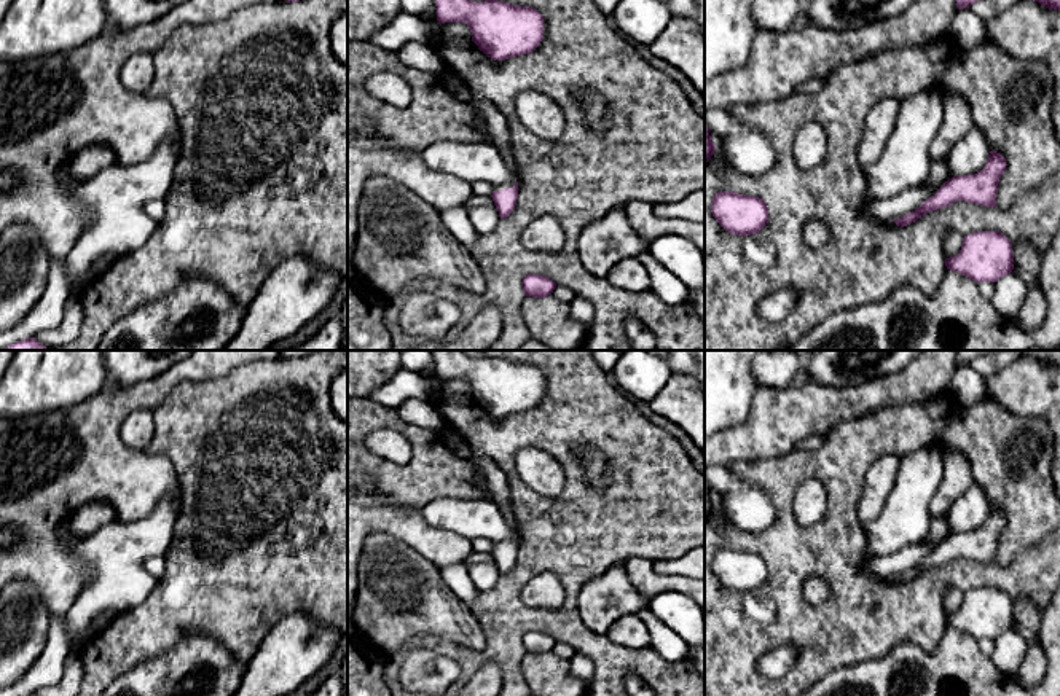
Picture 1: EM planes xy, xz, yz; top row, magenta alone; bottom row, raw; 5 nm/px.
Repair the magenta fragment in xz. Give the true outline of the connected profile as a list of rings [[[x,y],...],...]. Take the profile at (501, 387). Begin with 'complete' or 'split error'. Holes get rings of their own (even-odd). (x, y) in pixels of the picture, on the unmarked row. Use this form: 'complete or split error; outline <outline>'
complete; outline [[[462,350],[430,352],[438,381],[467,381],[472,398],[494,417],[529,411],[544,395],[544,374],[534,365],[499,357],[472,358]]]

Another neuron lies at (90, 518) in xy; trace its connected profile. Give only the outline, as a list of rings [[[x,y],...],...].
[[[94,502],[81,506],[70,518],[70,529],[75,535],[89,535],[100,527],[115,522],[116,513],[105,502]]]

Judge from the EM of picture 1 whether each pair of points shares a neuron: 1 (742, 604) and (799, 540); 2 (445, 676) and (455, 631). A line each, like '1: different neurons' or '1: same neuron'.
1: same neuron
2: different neurons

